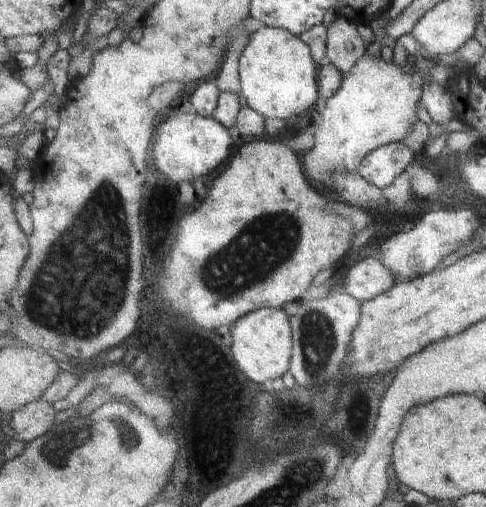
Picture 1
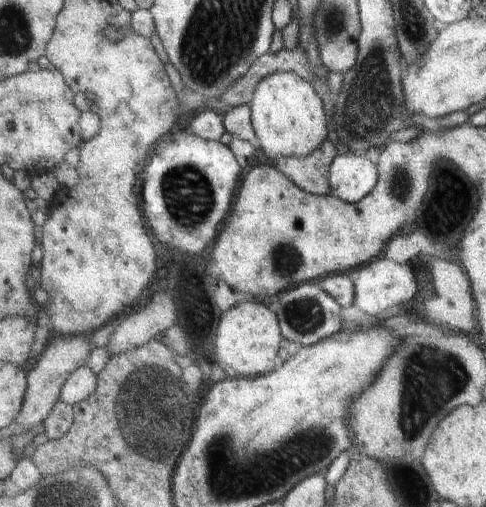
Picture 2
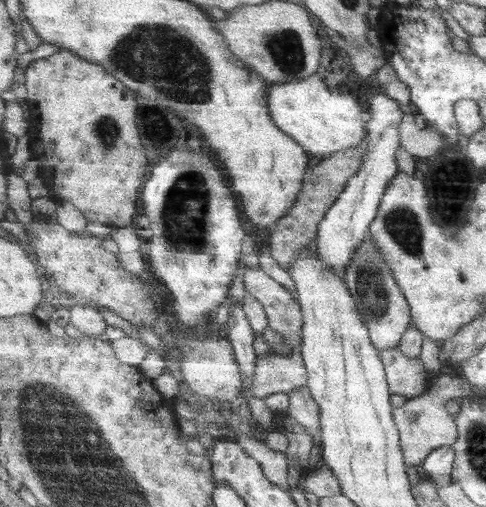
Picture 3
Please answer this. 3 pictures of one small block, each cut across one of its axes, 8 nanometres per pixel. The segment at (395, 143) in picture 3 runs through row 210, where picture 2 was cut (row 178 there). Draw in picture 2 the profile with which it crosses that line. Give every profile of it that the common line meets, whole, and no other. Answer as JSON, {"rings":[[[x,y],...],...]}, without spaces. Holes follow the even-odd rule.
{"rings":[[[347,152],[335,157],[330,166],[331,194],[350,203],[363,200],[379,180],[378,166],[364,155]]]}

